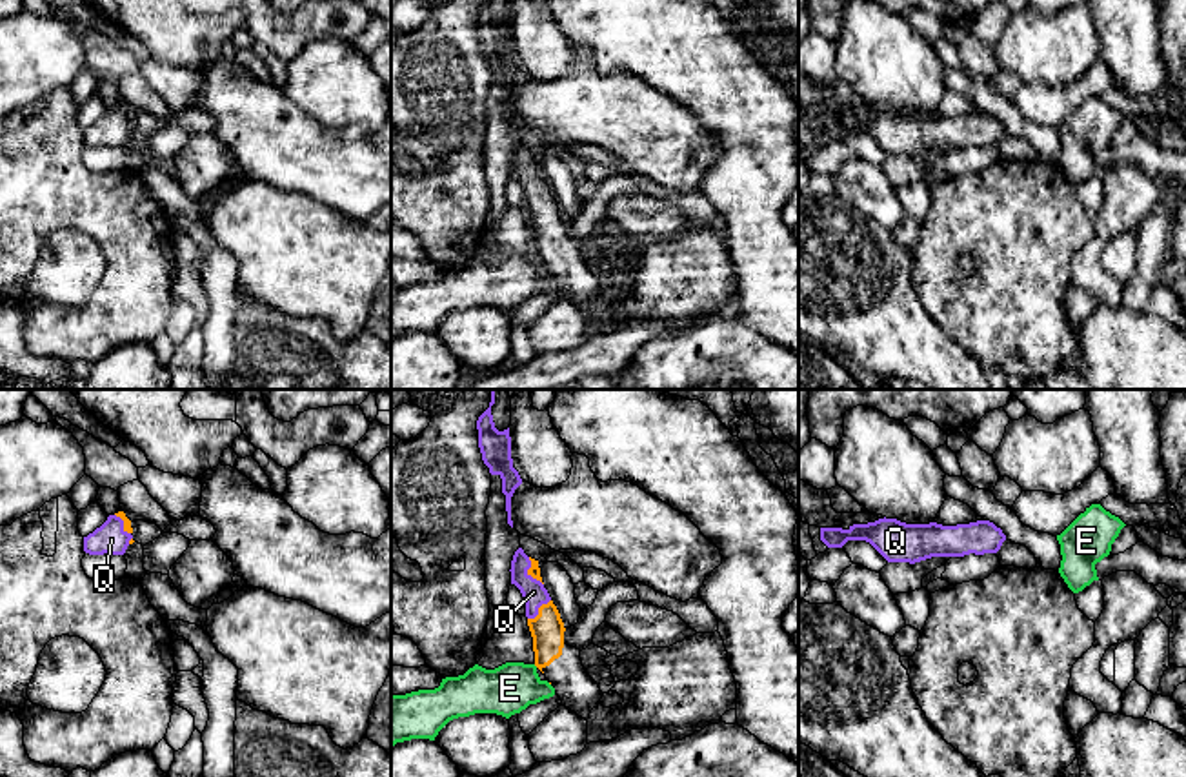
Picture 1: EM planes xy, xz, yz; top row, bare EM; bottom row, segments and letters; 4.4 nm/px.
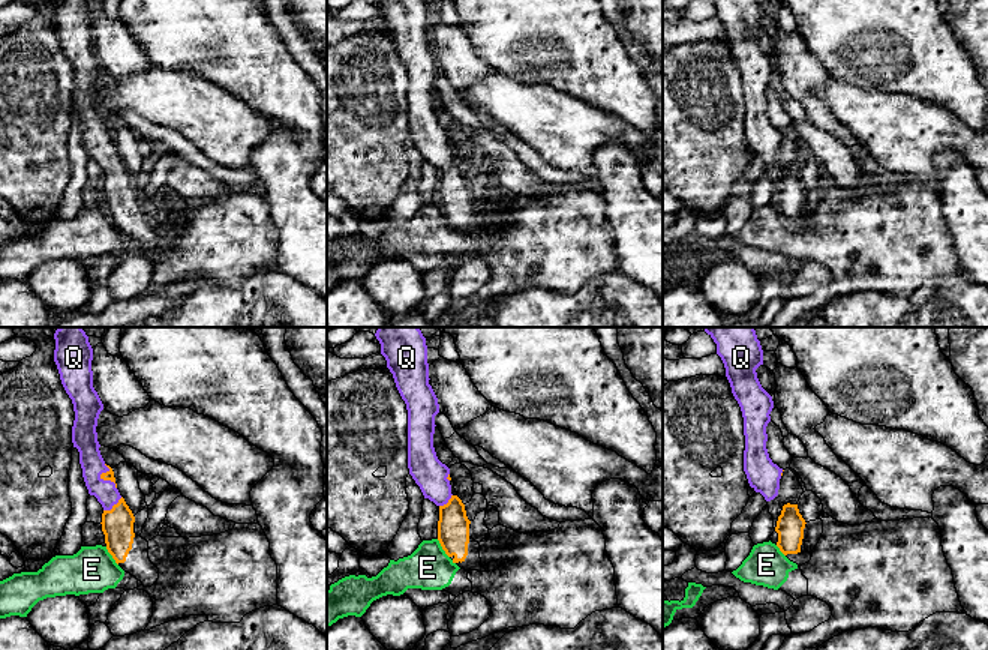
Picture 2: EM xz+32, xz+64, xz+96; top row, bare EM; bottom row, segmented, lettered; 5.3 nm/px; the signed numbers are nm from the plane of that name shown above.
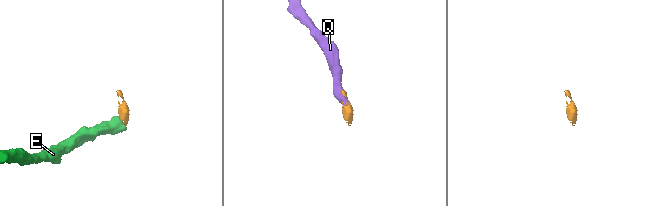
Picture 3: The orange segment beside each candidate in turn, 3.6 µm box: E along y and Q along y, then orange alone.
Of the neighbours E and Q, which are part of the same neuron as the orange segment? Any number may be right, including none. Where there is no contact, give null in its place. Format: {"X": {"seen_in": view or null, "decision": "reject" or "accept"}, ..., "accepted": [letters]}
{"E": {"seen_in": null, "decision": "reject"}, "Q": {"seen_in": "xz", "decision": "accept"}, "accepted": ["Q"]}

